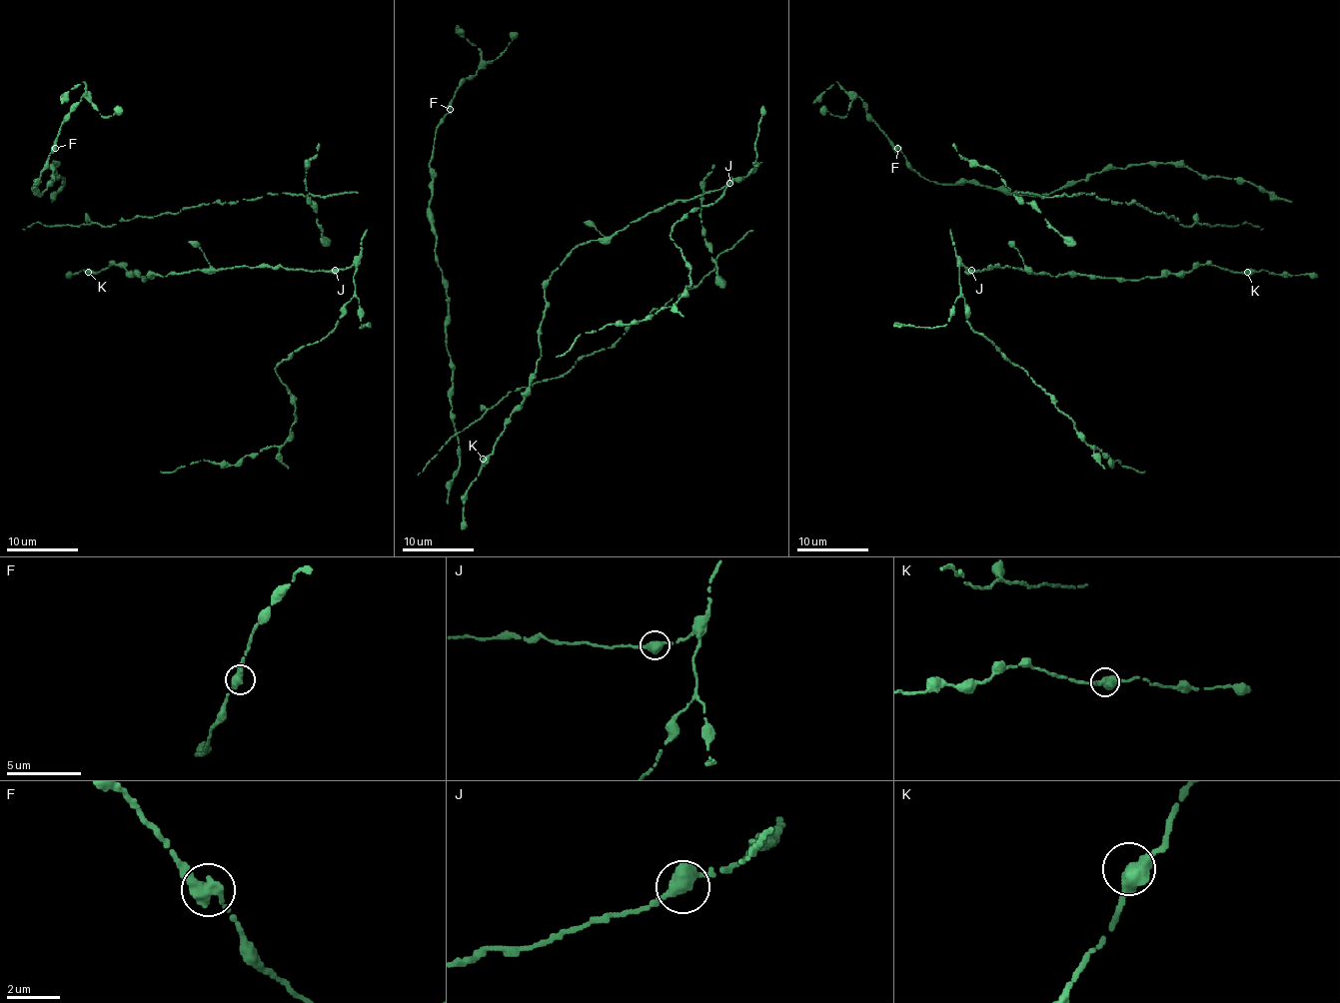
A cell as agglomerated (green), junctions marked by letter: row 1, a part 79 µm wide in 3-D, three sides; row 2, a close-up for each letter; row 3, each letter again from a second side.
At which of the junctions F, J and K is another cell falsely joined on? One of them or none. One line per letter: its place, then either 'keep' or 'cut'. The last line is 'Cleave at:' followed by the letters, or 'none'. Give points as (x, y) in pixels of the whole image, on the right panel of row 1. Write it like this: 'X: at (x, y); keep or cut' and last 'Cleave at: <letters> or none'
F: at (897, 148); keep
J: at (971, 270); keep
K: at (1247, 272); keep
Cleave at: none

